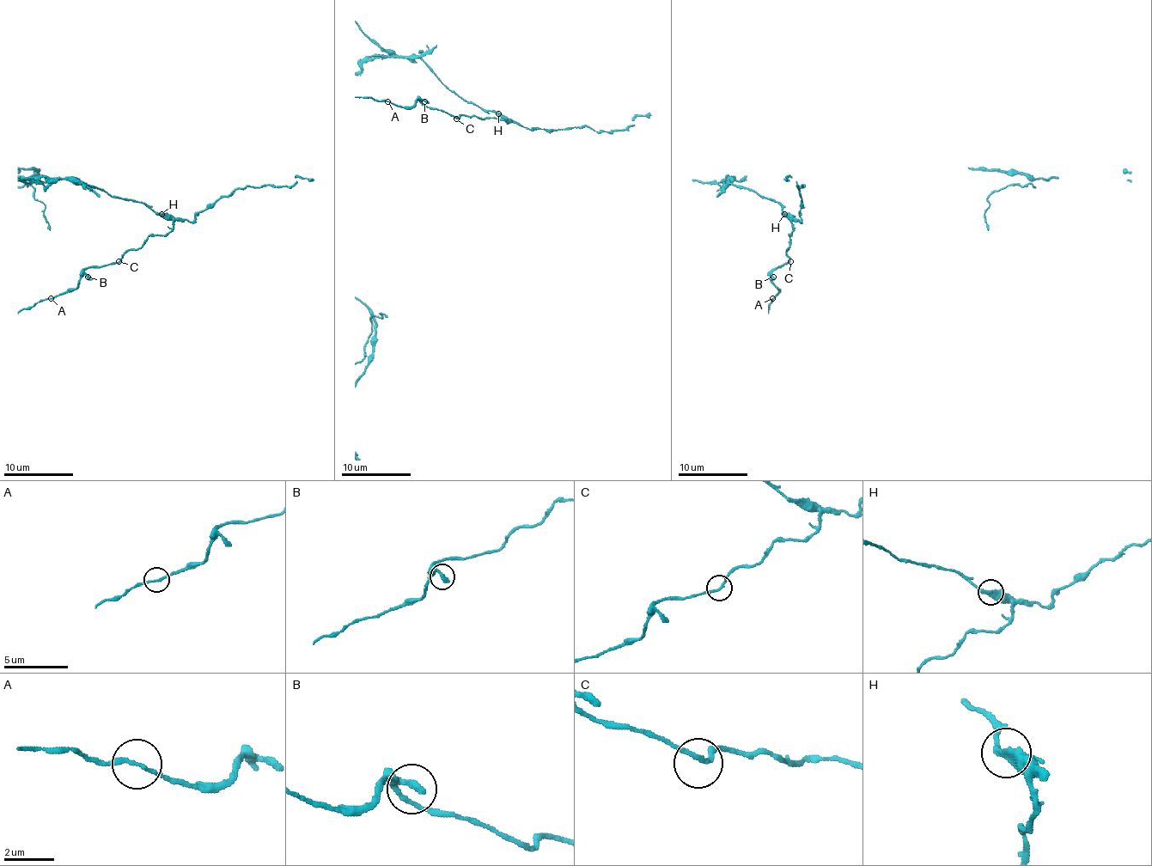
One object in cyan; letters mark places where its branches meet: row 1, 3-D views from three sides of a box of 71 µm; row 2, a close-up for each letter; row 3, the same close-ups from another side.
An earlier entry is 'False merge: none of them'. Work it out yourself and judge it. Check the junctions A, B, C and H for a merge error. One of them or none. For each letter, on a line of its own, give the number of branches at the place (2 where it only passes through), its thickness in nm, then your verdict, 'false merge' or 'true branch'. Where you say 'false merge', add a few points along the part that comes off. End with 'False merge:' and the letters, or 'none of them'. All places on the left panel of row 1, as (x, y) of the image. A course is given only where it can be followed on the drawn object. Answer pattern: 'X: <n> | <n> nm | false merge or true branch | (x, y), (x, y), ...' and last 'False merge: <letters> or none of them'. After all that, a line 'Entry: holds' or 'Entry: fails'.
A: 2 | 140 nm | true branch
B: 2 | 280 nm | true branch
C: 2 | 170 nm | true branch
H: 2 | 340 nm | false merge
False merge: H
Entry: fails

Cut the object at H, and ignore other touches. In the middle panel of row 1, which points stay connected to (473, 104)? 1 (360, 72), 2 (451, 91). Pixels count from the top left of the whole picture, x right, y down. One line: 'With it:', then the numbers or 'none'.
With it: 1, 2

